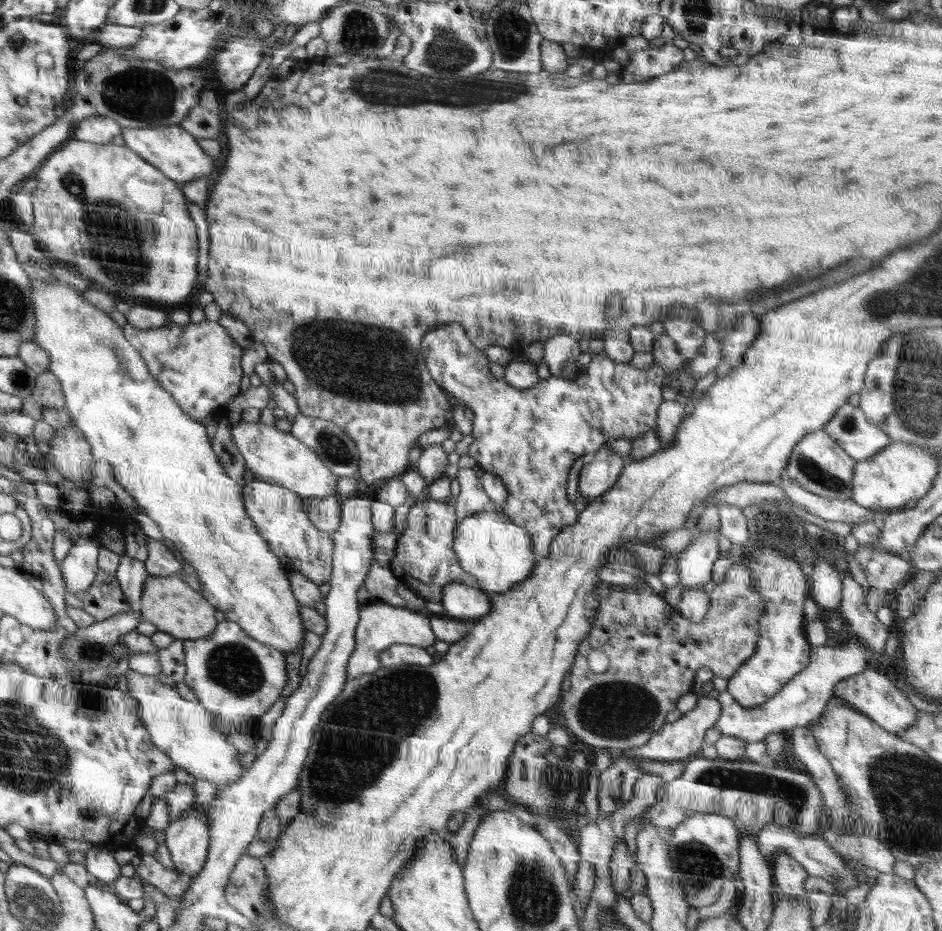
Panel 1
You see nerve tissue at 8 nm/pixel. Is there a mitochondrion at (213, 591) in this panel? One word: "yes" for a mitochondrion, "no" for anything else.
no

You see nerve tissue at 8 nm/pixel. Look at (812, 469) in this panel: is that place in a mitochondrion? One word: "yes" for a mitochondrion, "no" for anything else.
yes

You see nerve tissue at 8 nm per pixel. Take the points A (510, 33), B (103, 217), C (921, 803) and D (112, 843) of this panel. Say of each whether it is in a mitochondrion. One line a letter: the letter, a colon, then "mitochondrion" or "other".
A: mitochondrion
B: mitochondrion
C: mitochondrion
D: other

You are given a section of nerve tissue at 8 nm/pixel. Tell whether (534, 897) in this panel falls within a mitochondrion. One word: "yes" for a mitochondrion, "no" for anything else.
yes

